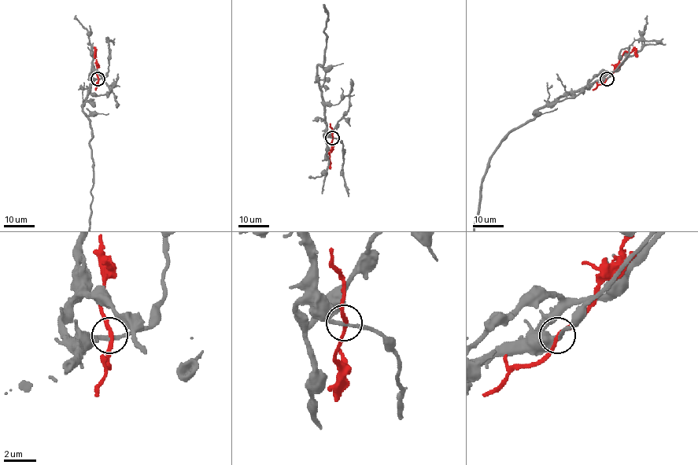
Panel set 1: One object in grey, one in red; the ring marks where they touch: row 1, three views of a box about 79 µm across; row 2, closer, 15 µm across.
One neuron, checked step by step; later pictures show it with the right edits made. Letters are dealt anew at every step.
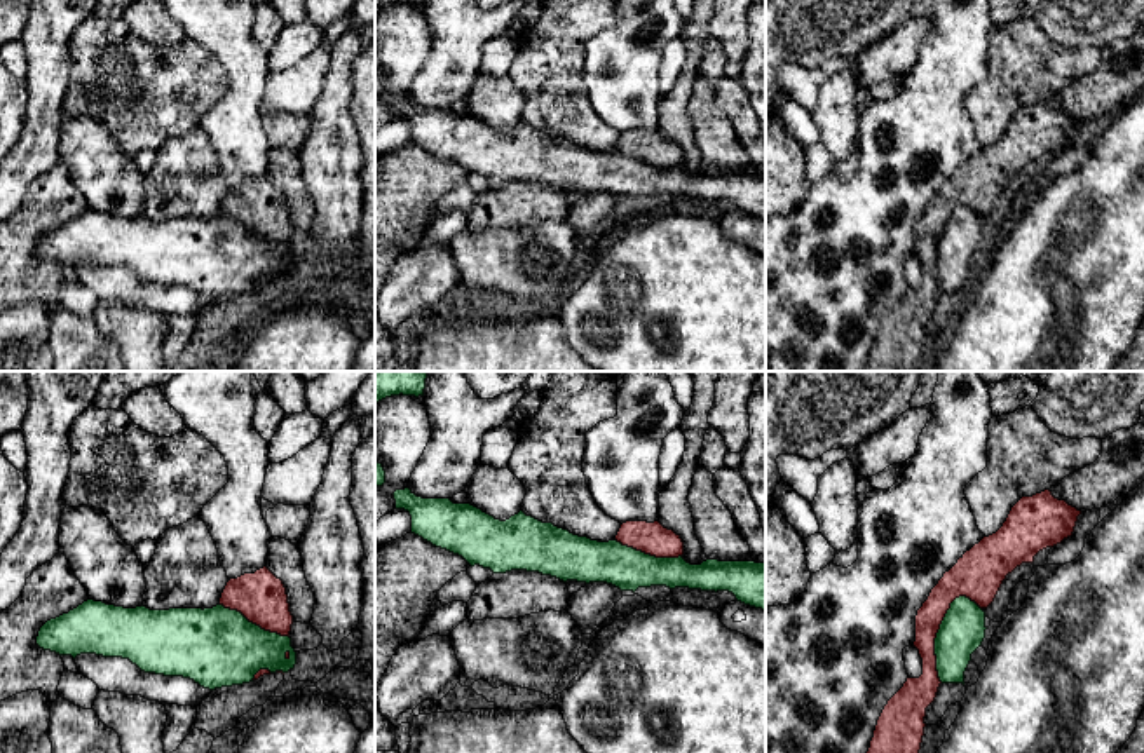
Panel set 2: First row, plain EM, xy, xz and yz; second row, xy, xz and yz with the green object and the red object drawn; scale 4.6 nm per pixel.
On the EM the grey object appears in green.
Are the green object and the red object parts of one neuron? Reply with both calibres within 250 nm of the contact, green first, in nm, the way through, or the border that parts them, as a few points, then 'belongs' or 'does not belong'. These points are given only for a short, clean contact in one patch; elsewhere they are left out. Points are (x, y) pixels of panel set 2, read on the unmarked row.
200/120 nm | does not belong

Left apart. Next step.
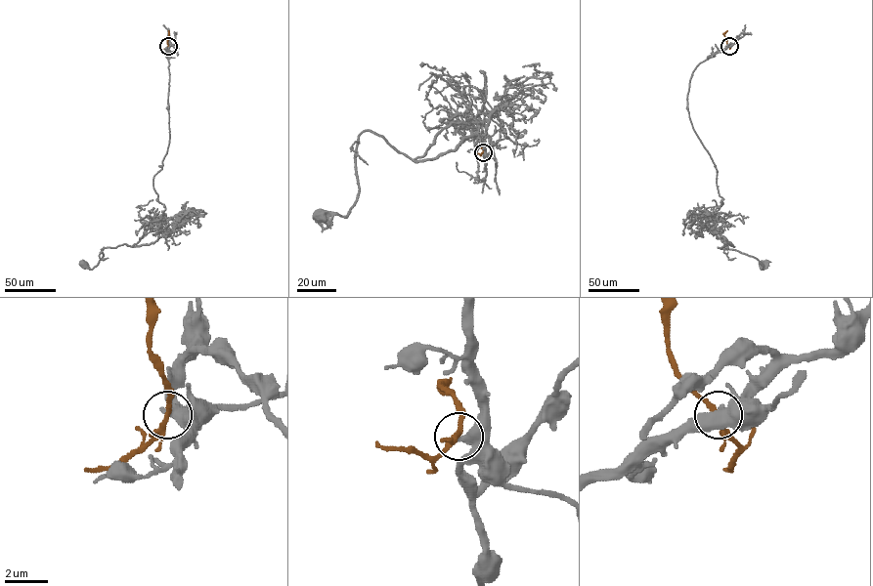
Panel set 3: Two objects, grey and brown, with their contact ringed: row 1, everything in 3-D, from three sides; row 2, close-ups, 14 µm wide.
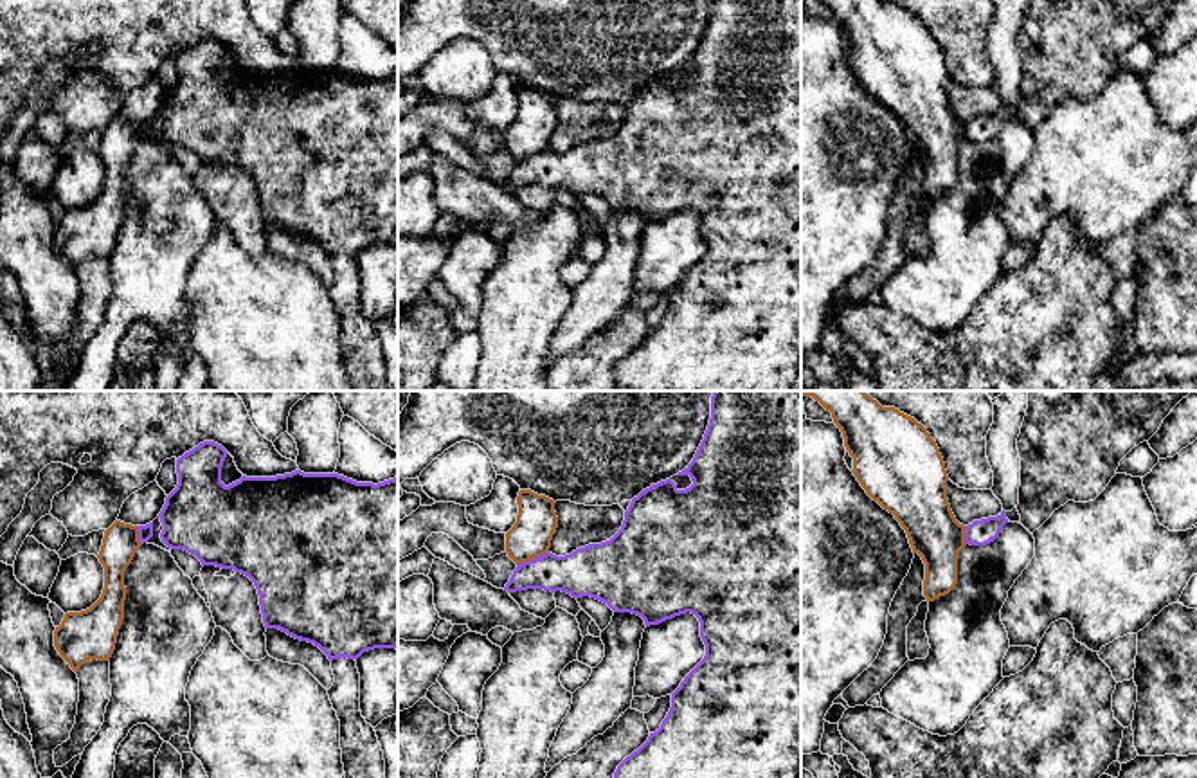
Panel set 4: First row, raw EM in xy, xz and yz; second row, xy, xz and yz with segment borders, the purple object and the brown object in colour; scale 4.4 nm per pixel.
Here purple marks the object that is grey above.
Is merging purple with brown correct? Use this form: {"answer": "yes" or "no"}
{"answer": "no"}

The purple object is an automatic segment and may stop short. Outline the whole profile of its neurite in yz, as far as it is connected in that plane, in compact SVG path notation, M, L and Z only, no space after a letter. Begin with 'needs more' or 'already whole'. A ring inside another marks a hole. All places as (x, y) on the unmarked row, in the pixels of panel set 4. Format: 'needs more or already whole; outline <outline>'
already whole; outline M1004 106L997 113L974 117L965 122L965 139L970 142L986 142L999 133L1006 119L1008 115Z

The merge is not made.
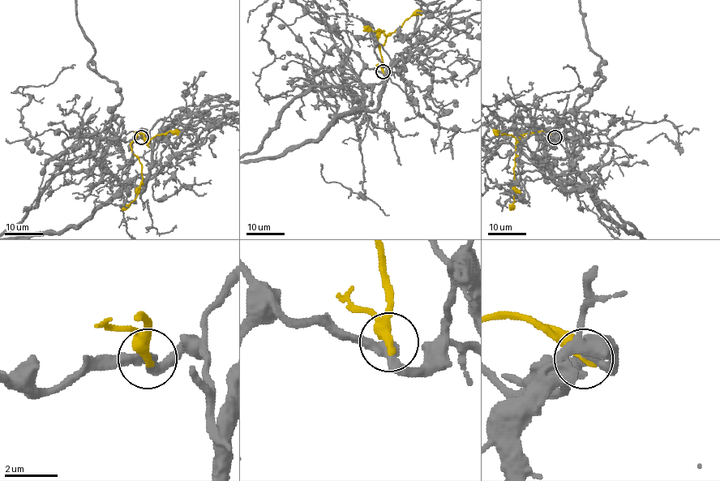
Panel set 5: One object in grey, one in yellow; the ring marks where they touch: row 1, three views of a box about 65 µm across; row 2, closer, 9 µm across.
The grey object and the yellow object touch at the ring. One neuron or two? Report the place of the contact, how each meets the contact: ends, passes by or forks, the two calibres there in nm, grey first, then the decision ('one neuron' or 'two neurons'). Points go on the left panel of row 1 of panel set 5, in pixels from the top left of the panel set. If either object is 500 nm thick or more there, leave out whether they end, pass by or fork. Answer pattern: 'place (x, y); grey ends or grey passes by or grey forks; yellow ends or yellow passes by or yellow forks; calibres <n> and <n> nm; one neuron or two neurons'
place (141, 137); grey passes by; yellow ends; calibres 340 and 440 nm; two neurons

